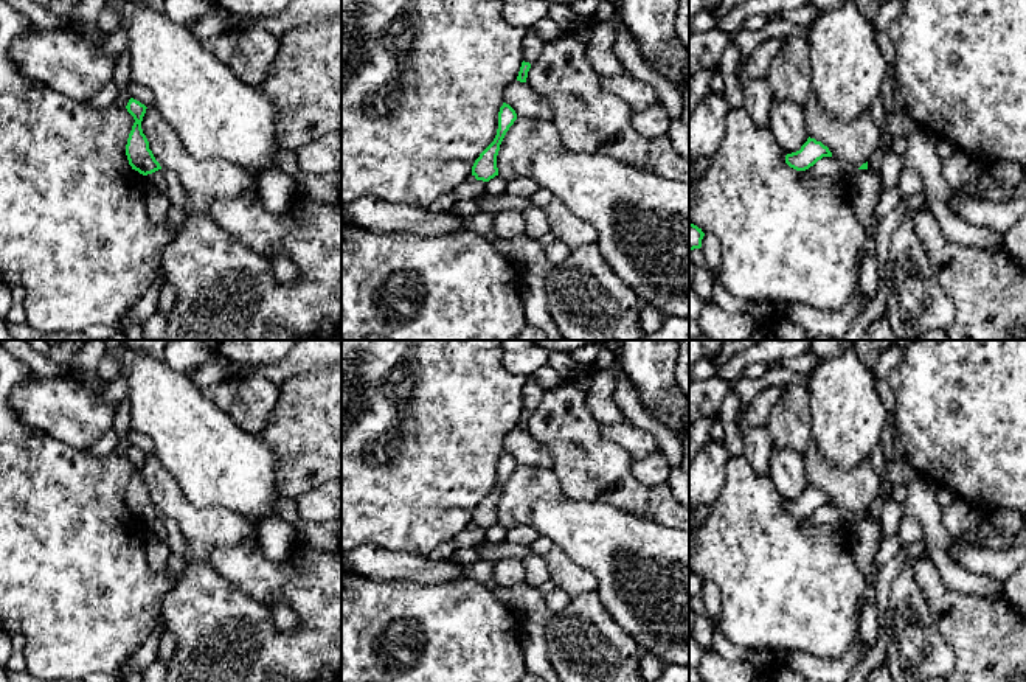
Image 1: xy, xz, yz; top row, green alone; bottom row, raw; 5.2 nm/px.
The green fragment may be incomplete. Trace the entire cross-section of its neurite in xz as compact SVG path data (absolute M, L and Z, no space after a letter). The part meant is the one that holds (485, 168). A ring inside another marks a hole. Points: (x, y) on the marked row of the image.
M503 103L498 112L497 135L494 141L480 154L480 157L475 160L472 166L472 176L477 180L489 182L490 179L498 176L497 155L500 151L500 144L515 120L515 110L509 104Z

